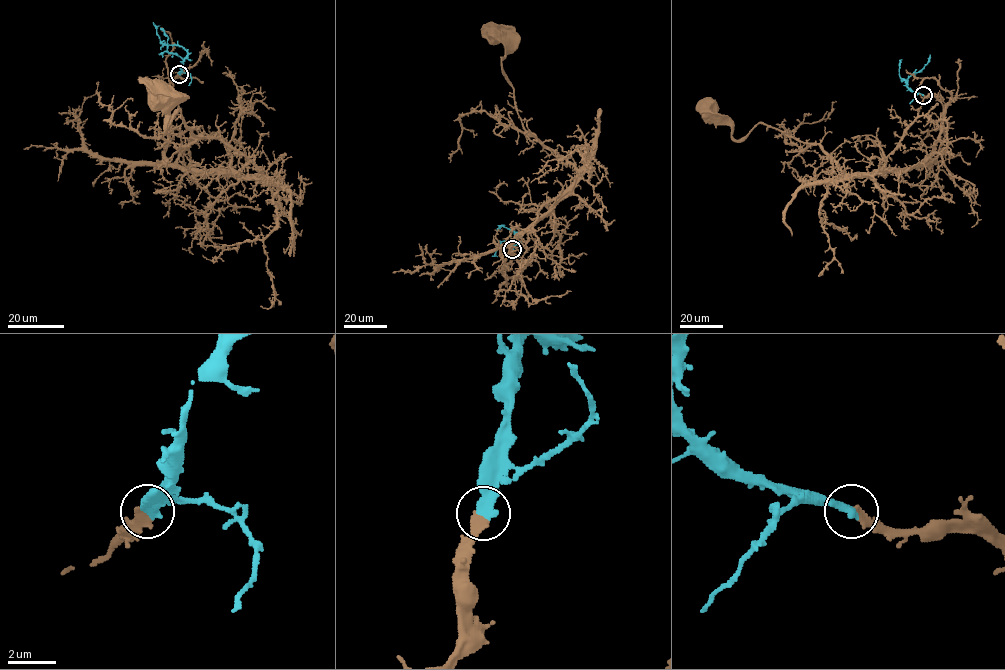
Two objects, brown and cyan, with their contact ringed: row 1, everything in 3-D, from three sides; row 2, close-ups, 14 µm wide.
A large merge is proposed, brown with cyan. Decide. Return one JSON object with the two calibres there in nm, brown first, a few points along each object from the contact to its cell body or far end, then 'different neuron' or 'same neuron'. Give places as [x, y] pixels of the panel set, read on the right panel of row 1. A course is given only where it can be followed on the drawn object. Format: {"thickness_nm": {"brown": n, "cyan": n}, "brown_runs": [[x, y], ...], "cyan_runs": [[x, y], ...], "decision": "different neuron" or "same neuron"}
{"thickness_nm": {"brown": 280, "cyan": 380}, "brown_runs": [[923, 95], [943, 108], [935, 147], [918, 165], [865, 174], [761, 123], [736, 140], [711, 109]], "cyan_runs": [[923, 95], [913, 92], [907, 82], [927, 63], [929, 55]], "decision": "same neuron"}

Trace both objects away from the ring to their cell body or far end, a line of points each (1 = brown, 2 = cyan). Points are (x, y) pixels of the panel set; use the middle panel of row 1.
1: (512, 249), (502, 269), (501, 249), (567, 191), (577, 170), (524, 128), (502, 66), (504, 44), (497, 37)
2: (512, 249), (516, 233), (518, 235), (514, 239), (503, 241), (492, 255)

